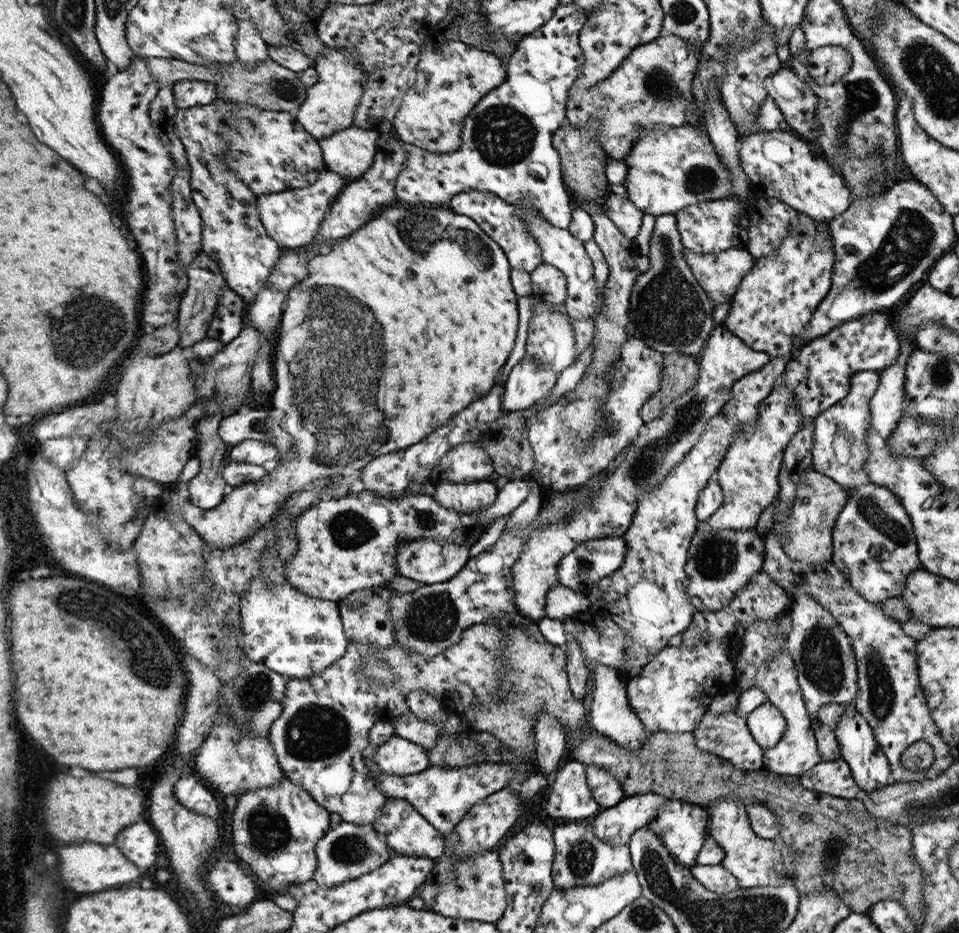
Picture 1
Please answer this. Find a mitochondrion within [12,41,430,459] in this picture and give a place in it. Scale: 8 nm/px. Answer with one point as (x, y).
(75, 321)

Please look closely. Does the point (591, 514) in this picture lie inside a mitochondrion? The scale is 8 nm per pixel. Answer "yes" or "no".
no

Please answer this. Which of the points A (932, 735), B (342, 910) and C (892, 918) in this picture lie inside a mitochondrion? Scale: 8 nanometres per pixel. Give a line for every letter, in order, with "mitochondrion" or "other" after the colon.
A: other
B: other
C: other

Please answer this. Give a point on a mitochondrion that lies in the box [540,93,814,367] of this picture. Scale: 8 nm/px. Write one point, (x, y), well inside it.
(668, 311)

